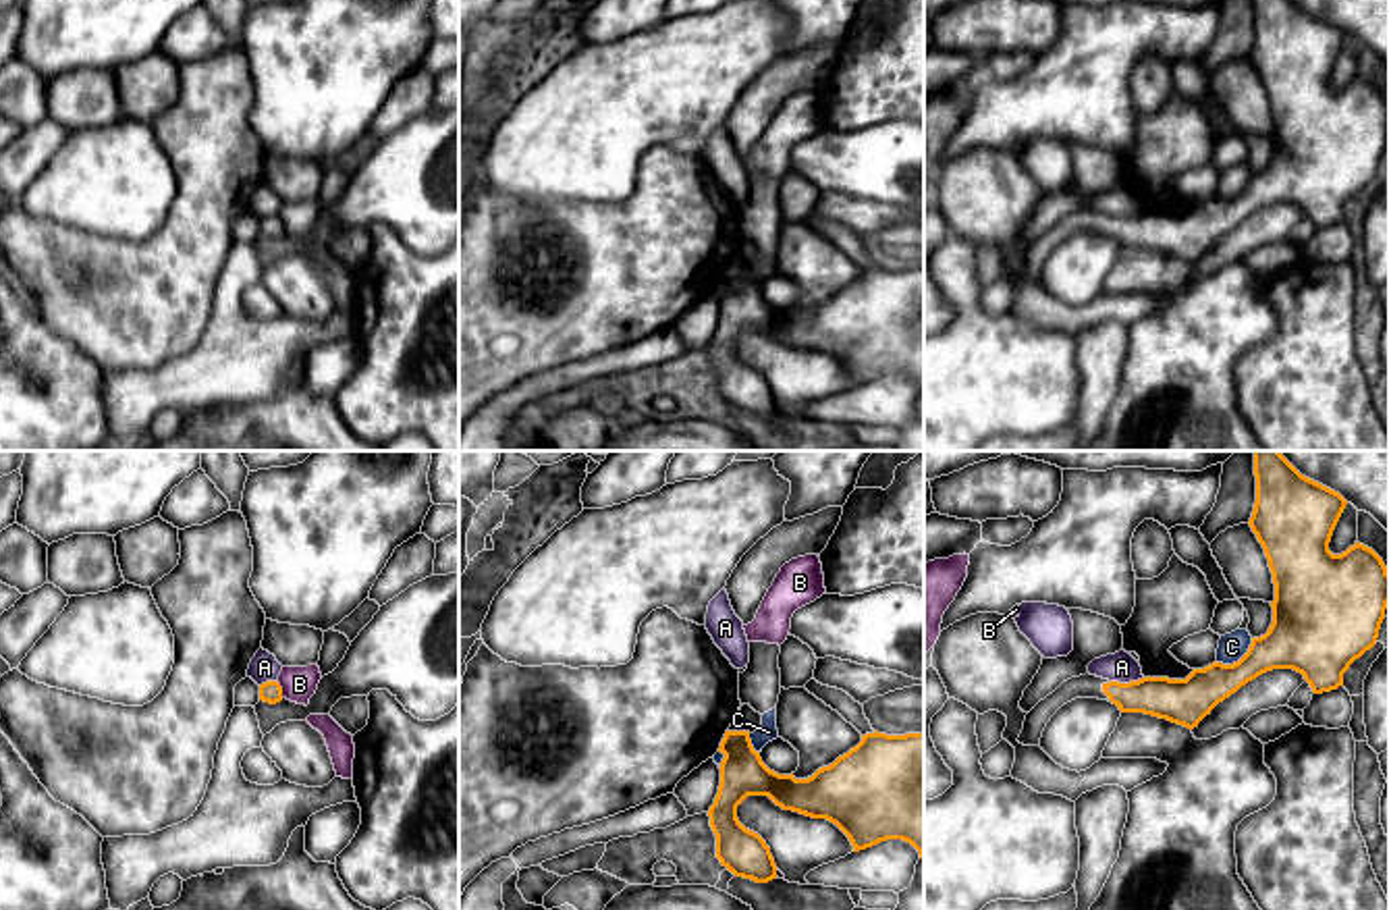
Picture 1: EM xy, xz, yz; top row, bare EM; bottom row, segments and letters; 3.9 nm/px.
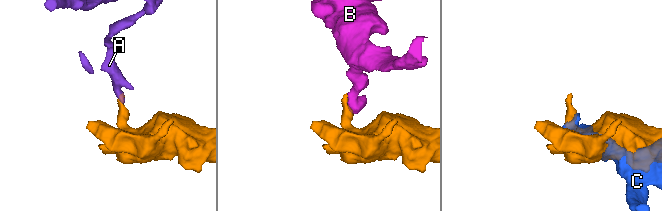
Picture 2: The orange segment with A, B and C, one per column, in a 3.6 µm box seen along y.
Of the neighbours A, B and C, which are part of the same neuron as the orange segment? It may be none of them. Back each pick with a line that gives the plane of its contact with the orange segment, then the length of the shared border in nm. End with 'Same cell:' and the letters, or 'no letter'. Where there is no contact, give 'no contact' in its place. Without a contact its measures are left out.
Same cell: no letter

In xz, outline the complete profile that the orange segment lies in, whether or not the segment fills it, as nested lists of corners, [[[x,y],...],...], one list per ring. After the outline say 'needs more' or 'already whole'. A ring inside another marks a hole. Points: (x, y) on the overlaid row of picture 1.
[[[727,729],[718,752],[725,754],[718,767],[720,785],[708,817],[716,835],[716,858],[735,877],[756,883],[777,879],[770,848],[737,819],[737,806],[747,796],[768,796],[783,810],[835,823],[849,837],[853,852],[887,839],[903,839],[920,852],[920,858],[924,856],[924,733],[866,733],[855,748],[808,779],[770,771],[754,750],[750,731]]]; already whole

